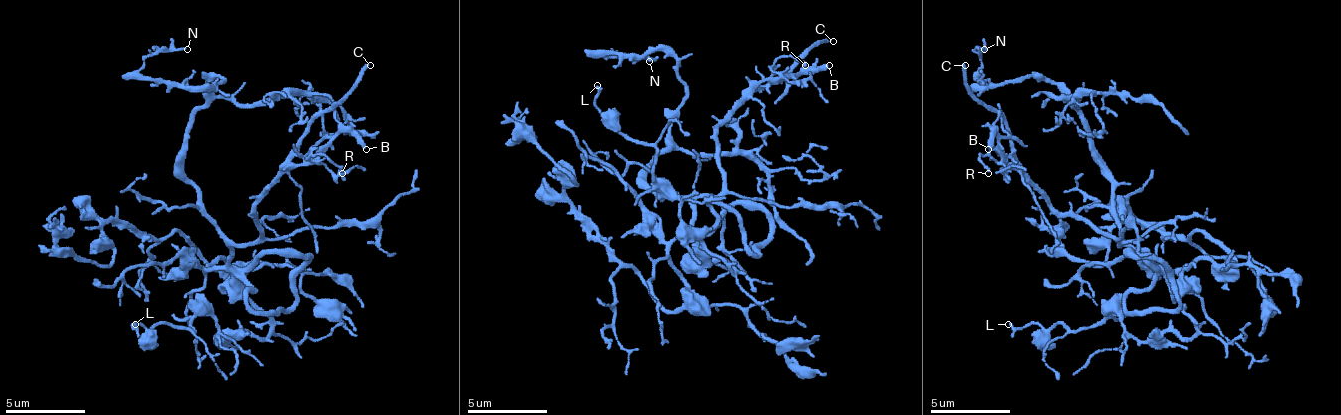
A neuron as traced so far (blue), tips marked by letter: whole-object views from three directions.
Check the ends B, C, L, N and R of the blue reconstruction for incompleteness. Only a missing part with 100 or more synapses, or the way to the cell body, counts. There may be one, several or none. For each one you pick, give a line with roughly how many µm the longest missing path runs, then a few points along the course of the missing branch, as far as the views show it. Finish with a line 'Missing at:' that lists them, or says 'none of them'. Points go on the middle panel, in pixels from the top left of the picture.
C: missing 35 µm
Missing at: C

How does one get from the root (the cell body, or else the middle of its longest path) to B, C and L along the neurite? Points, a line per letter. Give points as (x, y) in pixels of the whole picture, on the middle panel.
B: (689, 228), (693, 205), (721, 189), (717, 129), (765, 81), (817, 73), (829, 65)
C: (689, 228), (693, 205), (721, 189), (717, 129), (757, 89), (773, 85), (817, 41), (833, 41)
L: (689, 228), (733, 272), (681, 216), (681, 205), (653, 177), (657, 149), (629, 141), (593, 101), (597, 85)

